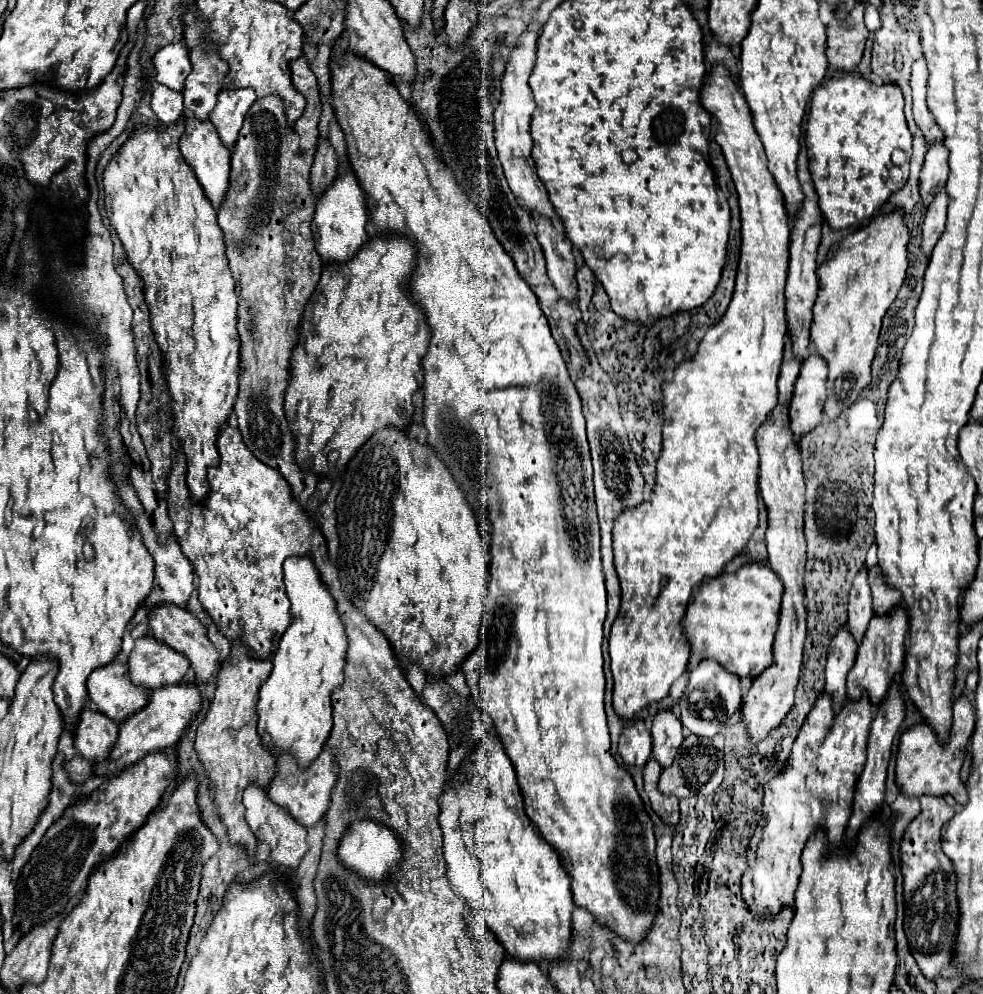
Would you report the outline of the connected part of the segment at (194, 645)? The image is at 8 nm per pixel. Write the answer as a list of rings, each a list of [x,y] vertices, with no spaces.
[[[158,604],[158,606],[148,608],[148,624],[150,624],[152,634],[158,640],[164,640],[174,650],[184,652],[184,656],[192,662],[192,668],[194,668],[198,680],[208,684],[214,678],[214,672],[220,664],[220,656],[218,656],[214,644],[208,640],[206,628],[200,624],[200,620],[192,612],[188,612],[186,608],[176,608],[174,604]]]

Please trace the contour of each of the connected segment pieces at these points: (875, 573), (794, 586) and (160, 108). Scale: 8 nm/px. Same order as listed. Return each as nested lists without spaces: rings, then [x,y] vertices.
[[[870,568],[870,586],[872,586],[872,596],[874,596],[874,612],[886,612],[890,610],[894,604],[900,602],[900,592],[896,592],[896,588],[888,588],[884,584],[884,578],[880,576],[880,568]]]
[[[790,336],[786,338],[784,360],[778,378],[778,404],[768,414],[766,422],[756,430],[756,444],[760,450],[760,472],[758,472],[758,486],[760,494],[768,508],[768,530],[766,530],[766,544],[768,544],[768,564],[780,576],[784,584],[782,596],[782,614],[780,626],[774,642],[774,662],[762,674],[754,678],[754,684],[746,698],[742,700],[742,714],[744,722],[750,730],[752,742],[760,742],[768,736],[772,728],[776,728],[784,716],[790,712],[794,704],[794,692],[798,686],[800,666],[802,666],[802,650],[806,640],[806,604],[804,604],[804,574],[806,574],[806,540],[802,534],[802,516],[804,516],[804,478],[802,478],[802,456],[800,444],[790,430],[790,400],[794,382],[798,378],[800,360],[792,352]]]
[[[154,84],[150,106],[162,124],[166,124],[166,126],[174,124],[184,112],[182,92],[176,92],[172,88],[164,88],[162,84]]]

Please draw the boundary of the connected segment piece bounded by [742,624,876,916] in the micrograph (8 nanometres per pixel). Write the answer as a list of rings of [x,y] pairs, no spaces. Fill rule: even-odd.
[[[844,624],[830,642],[824,686],[826,692],[818,694],[814,708],[806,716],[800,734],[794,740],[792,754],[784,768],[764,786],[762,818],[758,820],[756,832],[750,840],[748,870],[742,876],[742,898],[750,910],[760,916],[774,916],[782,904],[794,902],[794,890],[800,878],[800,854],[812,832],[816,828],[824,828],[828,832],[828,840],[838,846],[848,826],[854,786],[864,768],[868,730],[876,712],[868,696],[862,696],[856,704],[846,702],[846,676],[854,664],[854,658],[856,640]],[[832,700],[836,710],[842,708],[840,712],[834,712]],[[824,800],[828,802],[826,810],[822,808]]]

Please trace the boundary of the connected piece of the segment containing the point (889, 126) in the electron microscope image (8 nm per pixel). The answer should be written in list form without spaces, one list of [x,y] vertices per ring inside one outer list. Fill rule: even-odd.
[[[858,74],[832,76],[832,80],[812,94],[806,146],[814,188],[830,228],[862,226],[908,178],[908,160],[900,166],[902,180],[890,178],[890,170],[894,168],[892,152],[900,148],[906,158],[912,154],[912,134],[904,120],[900,88],[892,84],[876,86]]]

